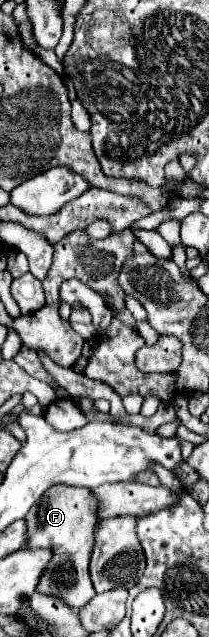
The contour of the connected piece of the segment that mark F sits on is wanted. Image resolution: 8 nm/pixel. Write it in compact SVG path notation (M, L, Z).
M56 484L54 488L46 490L44 496L30 508L26 514L30 542L28 548L48 546L54 550L50 564L46 566L38 592L52 594L62 598L70 608L82 608L90 598L94 598L94 588L88 574L90 552L94 546L94 526L96 526L96 512L94 512L94 496L90 496L88 488L74 488L66 484Z

